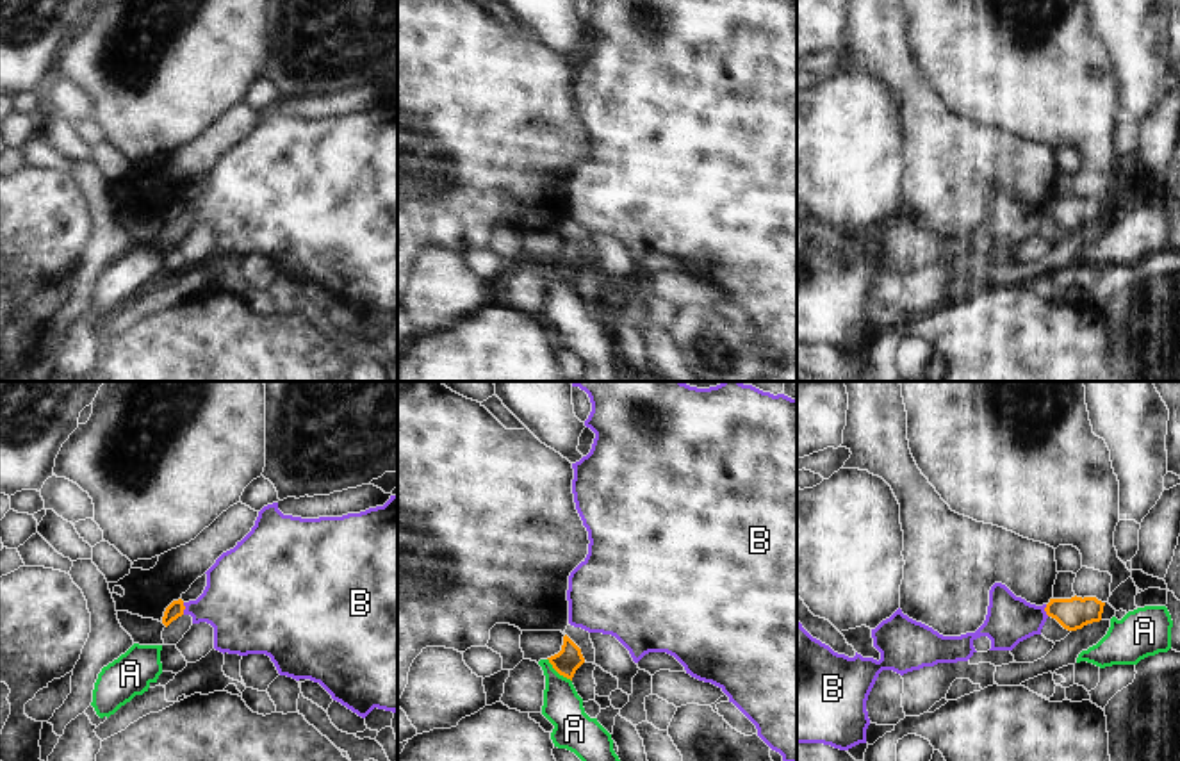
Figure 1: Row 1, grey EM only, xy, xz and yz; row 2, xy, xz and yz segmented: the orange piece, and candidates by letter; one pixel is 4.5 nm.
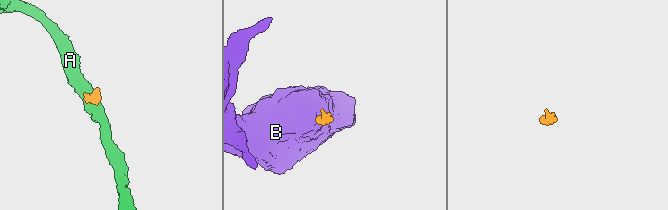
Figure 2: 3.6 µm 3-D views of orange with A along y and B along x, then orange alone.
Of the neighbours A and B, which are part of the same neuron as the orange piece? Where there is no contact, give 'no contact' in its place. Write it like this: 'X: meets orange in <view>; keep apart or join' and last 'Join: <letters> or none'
A: meets orange in xz; keep apart
B: meets orange in xy; keep apart
Join: none

